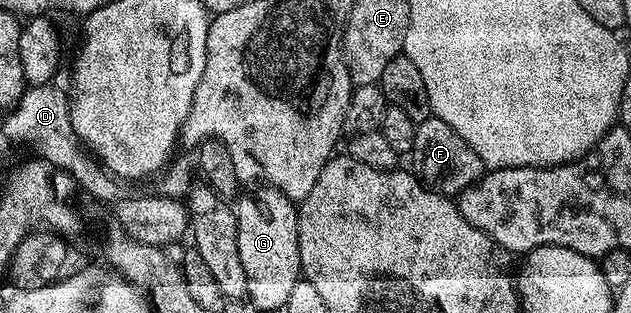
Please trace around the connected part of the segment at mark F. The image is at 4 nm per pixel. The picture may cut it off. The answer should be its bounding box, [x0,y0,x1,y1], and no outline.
[410,116,486,196]

